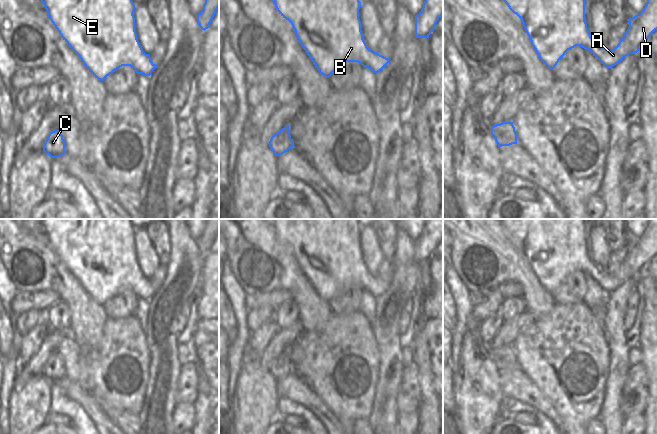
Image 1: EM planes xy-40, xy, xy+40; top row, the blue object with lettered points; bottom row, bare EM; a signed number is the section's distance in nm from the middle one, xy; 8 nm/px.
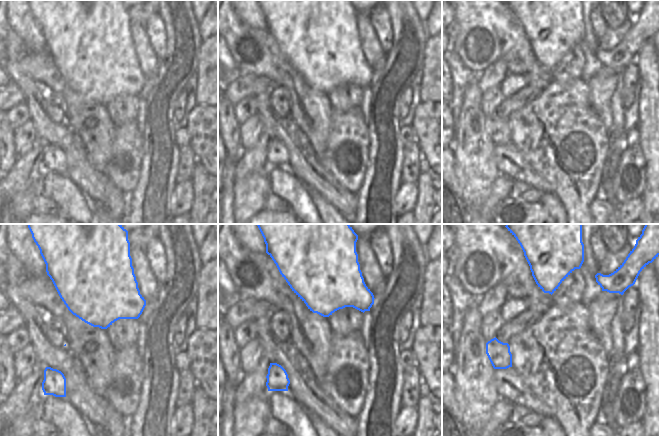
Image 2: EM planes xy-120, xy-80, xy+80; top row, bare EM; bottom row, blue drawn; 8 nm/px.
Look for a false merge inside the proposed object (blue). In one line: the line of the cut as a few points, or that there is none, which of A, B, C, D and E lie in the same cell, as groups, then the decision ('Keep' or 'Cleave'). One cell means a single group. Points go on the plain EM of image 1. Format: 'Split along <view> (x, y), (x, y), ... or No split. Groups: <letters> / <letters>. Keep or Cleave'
No split. Groups: A B C D E. Keep.

